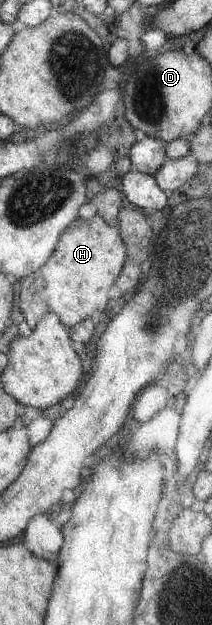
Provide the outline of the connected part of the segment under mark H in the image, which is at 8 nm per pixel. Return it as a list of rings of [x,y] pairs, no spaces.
[[[98,215],[83,219],[76,217],[58,236],[58,240],[46,258],[46,262],[20,279],[18,290],[18,307],[29,328],[34,328],[45,314],[58,316],[60,324],[72,328],[74,324],[88,318],[92,312],[103,312],[108,304],[107,292],[114,284],[126,262],[126,252],[117,227],[107,225]]]

